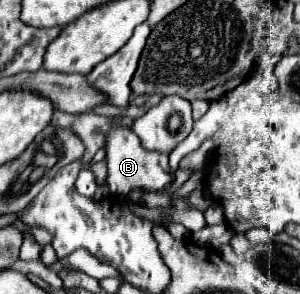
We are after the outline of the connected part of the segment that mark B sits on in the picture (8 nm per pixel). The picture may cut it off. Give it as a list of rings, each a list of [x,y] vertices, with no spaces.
[[[114,127],[108,133],[104,147],[106,147],[106,163],[108,163],[106,183],[112,195],[128,197],[136,189],[140,189],[142,193],[160,193],[174,181],[174,175],[168,165],[168,157],[140,149],[140,141],[136,141],[136,135],[128,127]]]

